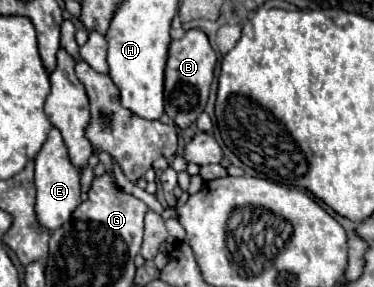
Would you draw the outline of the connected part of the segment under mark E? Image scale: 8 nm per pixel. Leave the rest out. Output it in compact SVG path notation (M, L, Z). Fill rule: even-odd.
M56 128L50 130L48 140L44 142L42 150L36 156L34 178L36 178L36 182L34 182L36 184L36 204L34 204L36 218L42 228L52 232L52 230L60 228L72 216L76 206L82 202L82 198L80 198L80 172L76 166L72 166L72 162L68 158L68 150L62 140L62 134Z

